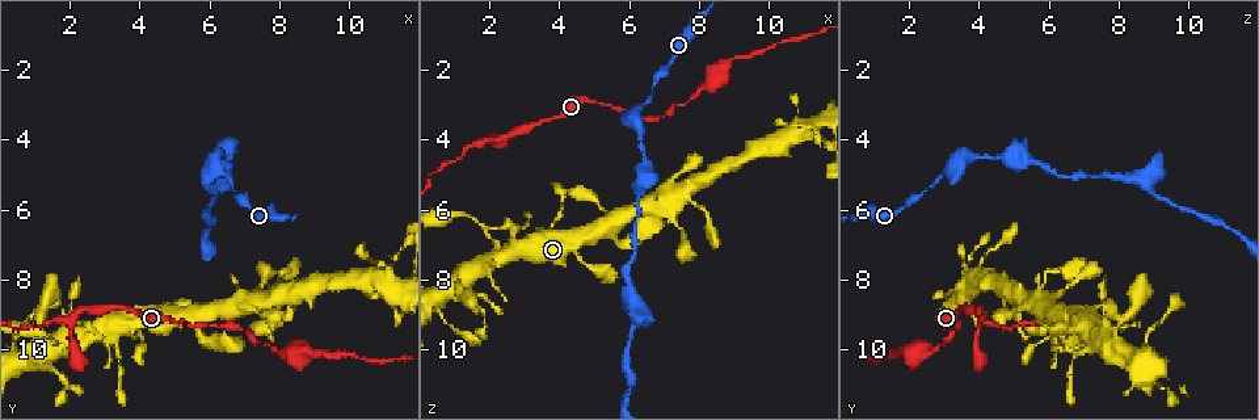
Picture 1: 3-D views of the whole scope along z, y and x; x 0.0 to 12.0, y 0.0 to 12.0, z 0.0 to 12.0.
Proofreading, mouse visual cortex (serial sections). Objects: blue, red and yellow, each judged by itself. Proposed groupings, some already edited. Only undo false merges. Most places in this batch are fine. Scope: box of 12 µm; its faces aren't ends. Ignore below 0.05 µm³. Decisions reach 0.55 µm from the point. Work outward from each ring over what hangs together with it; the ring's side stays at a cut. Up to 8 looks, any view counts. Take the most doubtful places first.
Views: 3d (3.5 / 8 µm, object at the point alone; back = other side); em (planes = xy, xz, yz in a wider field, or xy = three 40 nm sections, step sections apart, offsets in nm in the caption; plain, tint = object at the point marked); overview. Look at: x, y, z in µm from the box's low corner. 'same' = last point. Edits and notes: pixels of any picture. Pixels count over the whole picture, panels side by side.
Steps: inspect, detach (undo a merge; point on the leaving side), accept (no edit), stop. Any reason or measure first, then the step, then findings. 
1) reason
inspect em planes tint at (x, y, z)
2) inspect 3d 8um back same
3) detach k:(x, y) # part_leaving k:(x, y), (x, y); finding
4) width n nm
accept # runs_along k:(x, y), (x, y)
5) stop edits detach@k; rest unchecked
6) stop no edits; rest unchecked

a fork
inspect 3d 8um at (6.1, 5.2, 8.7)

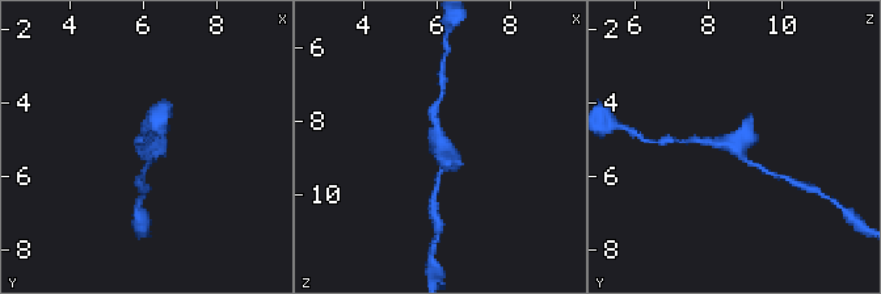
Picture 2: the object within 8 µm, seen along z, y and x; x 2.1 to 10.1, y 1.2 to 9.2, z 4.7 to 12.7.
inspect em xy step 5 tint at (6.1, 5.1, 8.8)

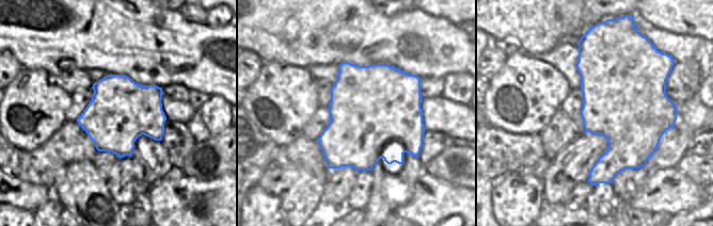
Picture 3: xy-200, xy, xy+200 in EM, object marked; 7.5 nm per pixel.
accept # runs_along 2:(700, 139), (736, 145), (751, 116); all the same cell

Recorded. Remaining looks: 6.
sharp bend
inspect 3d 8um at (8.3, 8.5, 5.0)

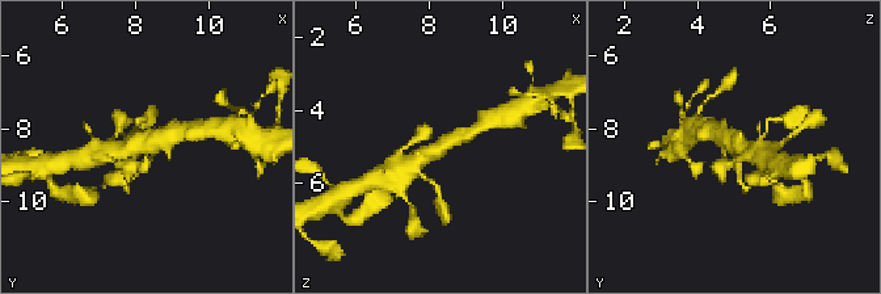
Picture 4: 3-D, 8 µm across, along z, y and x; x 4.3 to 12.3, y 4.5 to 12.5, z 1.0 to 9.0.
inspect 3d 3.5um at (8.3, 8.5, 5.0)

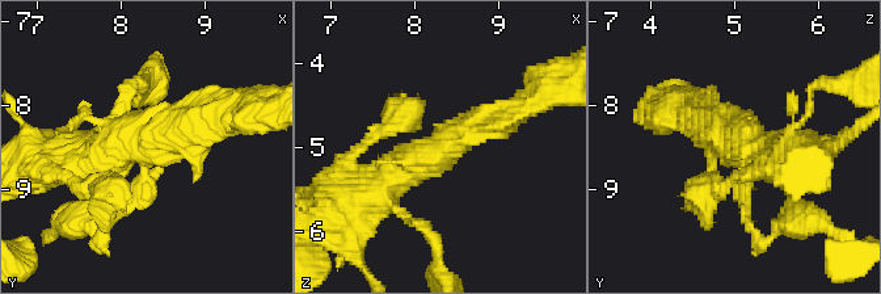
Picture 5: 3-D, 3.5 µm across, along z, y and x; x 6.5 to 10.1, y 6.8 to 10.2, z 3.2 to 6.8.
shape alone is not enough
inspect em planes tint at (8.25, 8.45, 5.05)

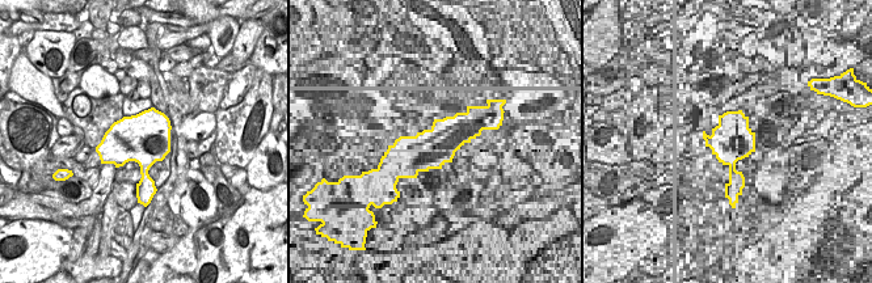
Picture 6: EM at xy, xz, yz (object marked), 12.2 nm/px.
accept # runs_along 5:(366, 198), (475, 125), (511, 112); one cell here

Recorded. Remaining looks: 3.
three-way junction
inspect 3d 8um at (2.0, 9.1, 4.1)

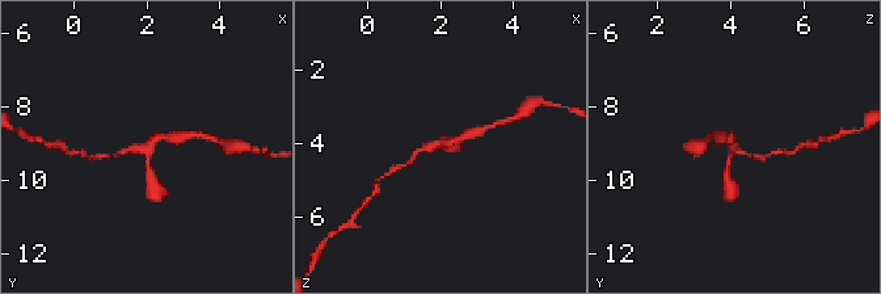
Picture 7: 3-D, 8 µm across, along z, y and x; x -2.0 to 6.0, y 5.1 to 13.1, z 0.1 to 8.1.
arms 3; arm_widths 200, 200, 250 nm
inspect em xy step 2 tint at (2.1, 9.1, 4.0)

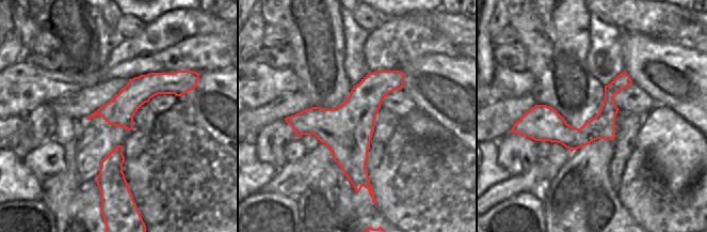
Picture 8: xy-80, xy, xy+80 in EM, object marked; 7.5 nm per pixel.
accept # runs_along 8:(628, 80), (587, 134), (527, 128); continuous, no second cell

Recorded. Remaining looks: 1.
stop no edits; rest unchecked

